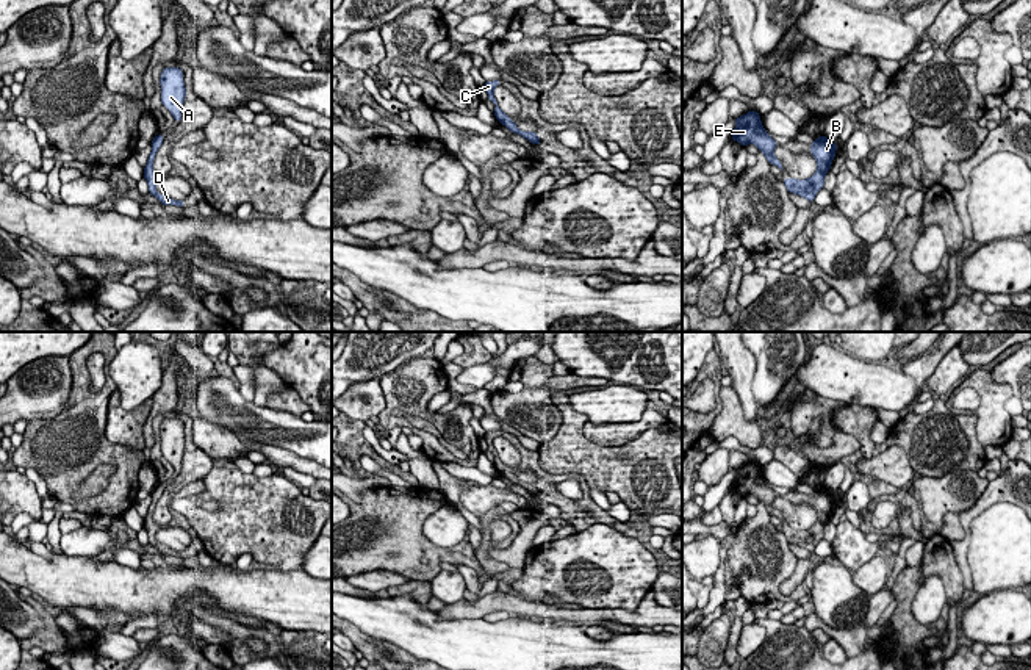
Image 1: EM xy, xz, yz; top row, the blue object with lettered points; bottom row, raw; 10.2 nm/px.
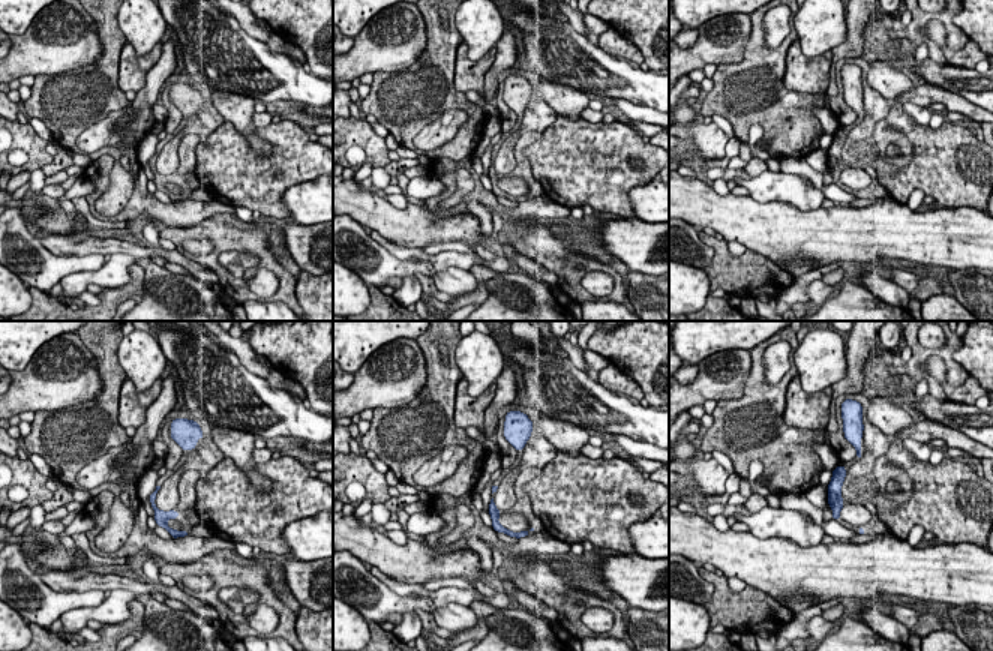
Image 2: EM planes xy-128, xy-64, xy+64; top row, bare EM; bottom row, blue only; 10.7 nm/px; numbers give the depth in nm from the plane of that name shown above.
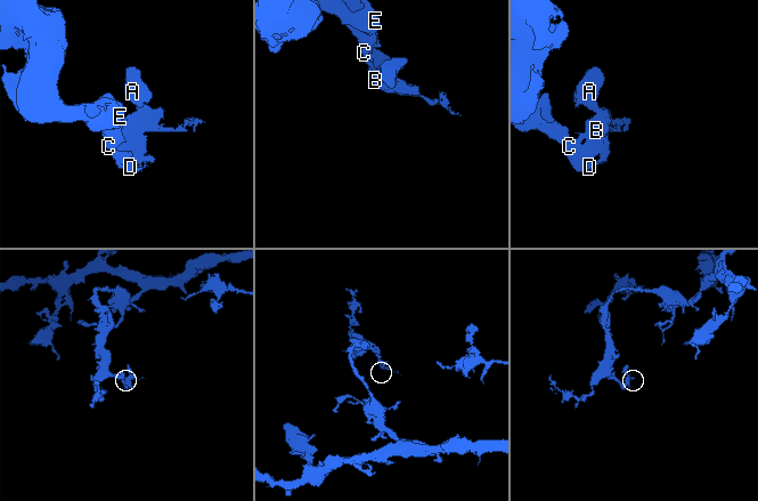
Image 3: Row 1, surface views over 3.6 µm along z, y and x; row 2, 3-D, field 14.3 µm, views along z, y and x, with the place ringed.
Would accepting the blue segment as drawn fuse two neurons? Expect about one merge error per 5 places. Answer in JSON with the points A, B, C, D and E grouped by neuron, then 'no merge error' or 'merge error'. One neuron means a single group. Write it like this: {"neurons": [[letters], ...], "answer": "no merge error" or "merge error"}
{"neurons": [["A", "B", "C", "D", "E"]], "answer": "no merge error"}

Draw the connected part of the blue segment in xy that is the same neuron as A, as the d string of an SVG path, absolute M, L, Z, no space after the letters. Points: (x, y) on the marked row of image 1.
M177 66L164 67L161 70L161 103L175 117L175 122L181 121L181 106L186 97L186 88L183 81L183 70Z

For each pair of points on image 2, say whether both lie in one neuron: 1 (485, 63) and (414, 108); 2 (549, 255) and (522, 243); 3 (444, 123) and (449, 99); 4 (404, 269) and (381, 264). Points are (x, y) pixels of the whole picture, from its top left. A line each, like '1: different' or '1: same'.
1: different
2: same
3: different
4: same

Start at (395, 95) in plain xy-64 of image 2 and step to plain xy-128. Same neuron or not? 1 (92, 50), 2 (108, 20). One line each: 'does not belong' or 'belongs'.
1: does not belong
2: belongs

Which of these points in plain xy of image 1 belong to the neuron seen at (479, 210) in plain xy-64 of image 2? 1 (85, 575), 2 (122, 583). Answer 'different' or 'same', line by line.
1: different
2: different

